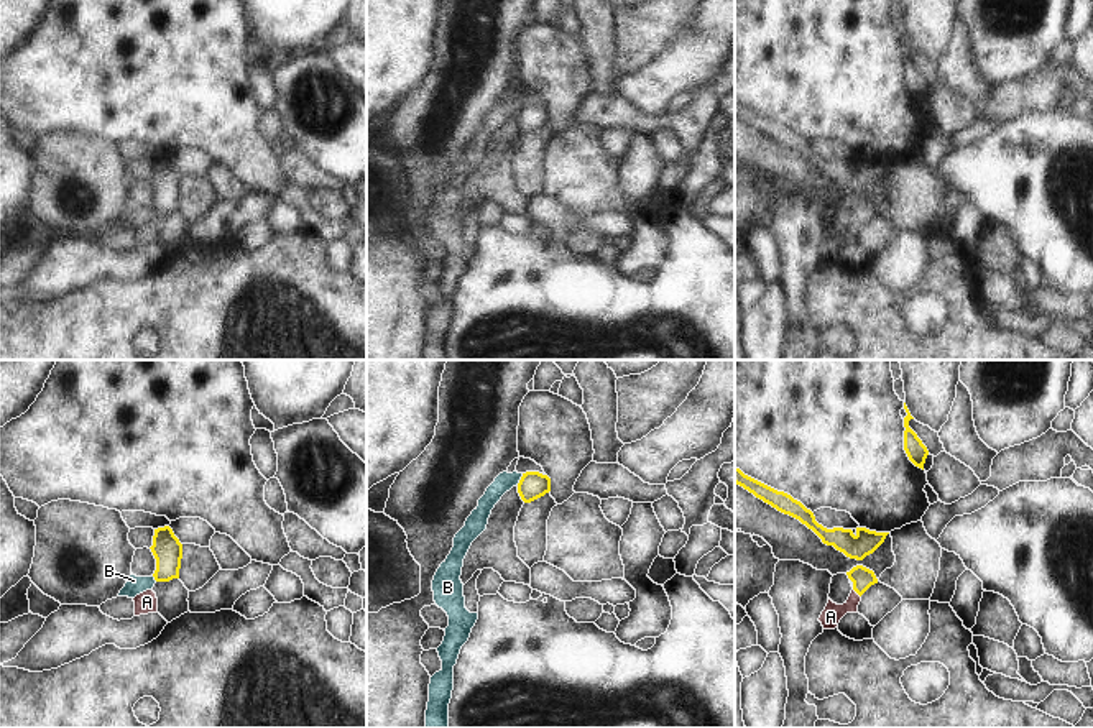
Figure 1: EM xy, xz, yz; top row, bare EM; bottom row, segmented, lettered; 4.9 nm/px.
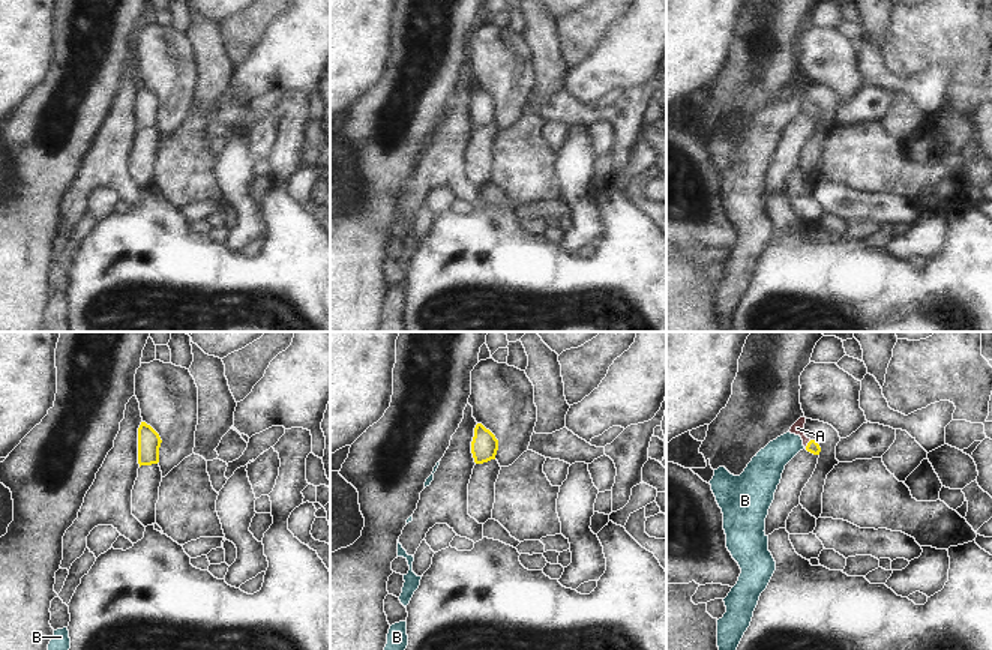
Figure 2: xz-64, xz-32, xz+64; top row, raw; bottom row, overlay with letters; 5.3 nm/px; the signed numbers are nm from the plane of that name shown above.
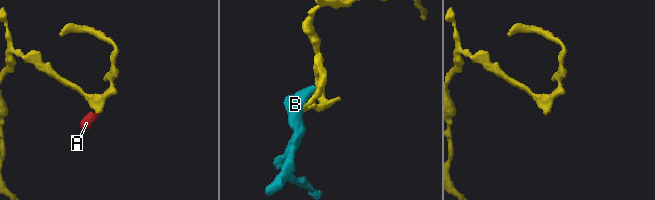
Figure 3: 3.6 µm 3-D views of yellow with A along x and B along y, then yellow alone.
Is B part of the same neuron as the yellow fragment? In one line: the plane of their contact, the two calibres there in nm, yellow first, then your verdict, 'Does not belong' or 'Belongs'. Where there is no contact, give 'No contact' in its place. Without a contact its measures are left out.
Touches yellow in xz. Thickness 140 nm (yellow) against 90 nm. Does not belong

